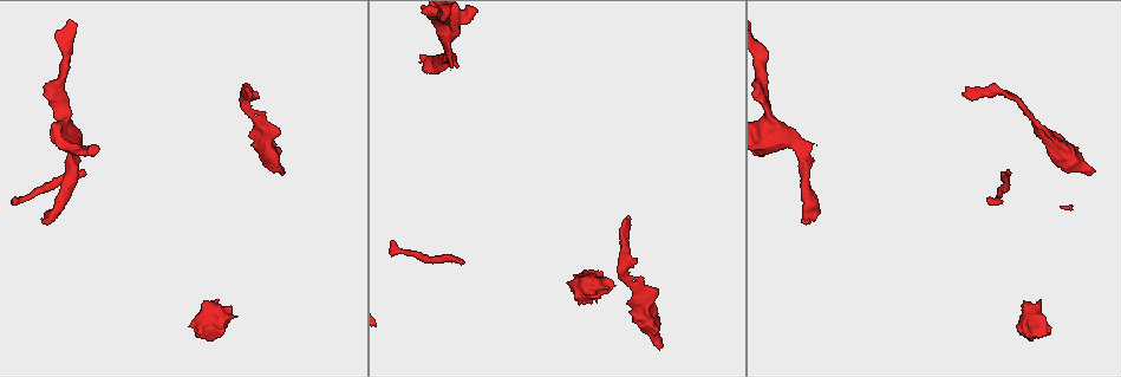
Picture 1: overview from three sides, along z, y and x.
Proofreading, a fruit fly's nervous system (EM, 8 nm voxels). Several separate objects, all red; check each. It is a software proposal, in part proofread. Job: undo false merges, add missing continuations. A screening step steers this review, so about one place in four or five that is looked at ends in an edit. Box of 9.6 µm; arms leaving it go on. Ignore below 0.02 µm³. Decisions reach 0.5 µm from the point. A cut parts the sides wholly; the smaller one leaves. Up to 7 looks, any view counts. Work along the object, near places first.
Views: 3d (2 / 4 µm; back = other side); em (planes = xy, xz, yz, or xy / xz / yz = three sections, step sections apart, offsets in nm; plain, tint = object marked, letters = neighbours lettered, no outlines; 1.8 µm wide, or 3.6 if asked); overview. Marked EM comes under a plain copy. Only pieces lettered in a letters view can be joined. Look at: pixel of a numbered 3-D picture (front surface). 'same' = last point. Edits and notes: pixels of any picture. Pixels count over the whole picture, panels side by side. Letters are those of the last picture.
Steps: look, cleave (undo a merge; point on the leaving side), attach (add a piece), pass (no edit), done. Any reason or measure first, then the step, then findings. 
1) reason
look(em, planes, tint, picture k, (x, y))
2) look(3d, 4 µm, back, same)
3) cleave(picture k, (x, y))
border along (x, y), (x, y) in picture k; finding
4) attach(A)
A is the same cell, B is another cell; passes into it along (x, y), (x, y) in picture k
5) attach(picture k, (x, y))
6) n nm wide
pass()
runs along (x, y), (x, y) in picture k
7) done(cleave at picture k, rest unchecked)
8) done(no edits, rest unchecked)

an open end
look(3d, 2 µm, back, picture 1, (420, 55))

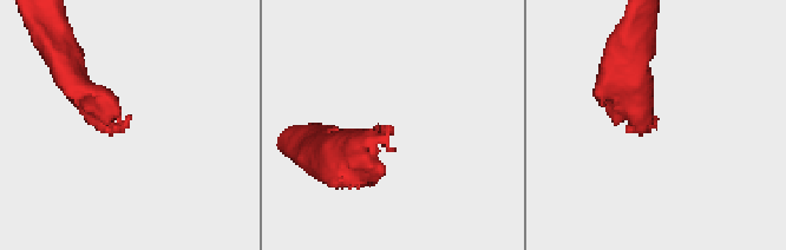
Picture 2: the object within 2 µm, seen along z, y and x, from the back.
look(em, planes, tint, picture 2, (389, 129))

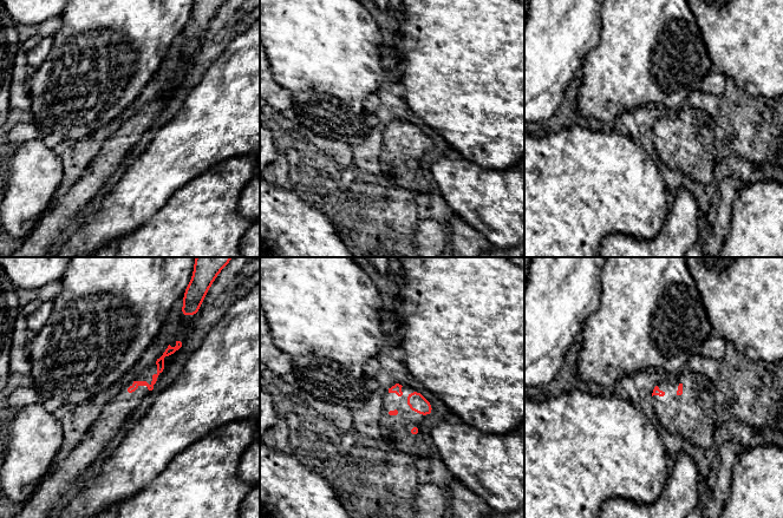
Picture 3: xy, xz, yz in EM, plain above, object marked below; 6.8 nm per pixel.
see the neighbours
look(em, planes, letters, same)

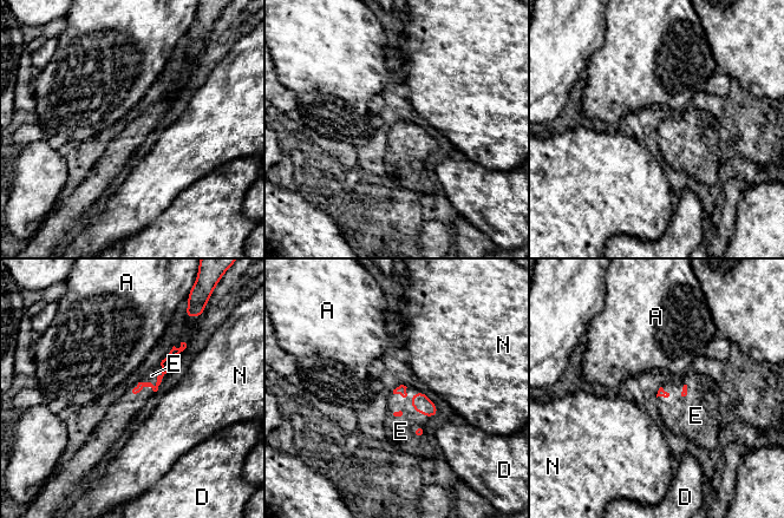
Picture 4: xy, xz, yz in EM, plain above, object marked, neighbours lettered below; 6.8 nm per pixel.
attach(E)
E is the same cell, A, D and N are other cells; passes into it along (134, 391), (152, 385), (151, 375) in picture 4; it goes on there

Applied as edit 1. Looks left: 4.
thick turns thin
look(3d, 4 µm, picture 1, (767, 143))

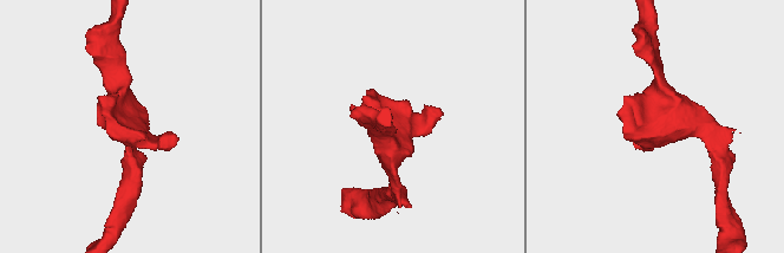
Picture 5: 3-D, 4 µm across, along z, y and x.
now the EM
look(em, yz, step 16, tint, picture 5, (660, 128))

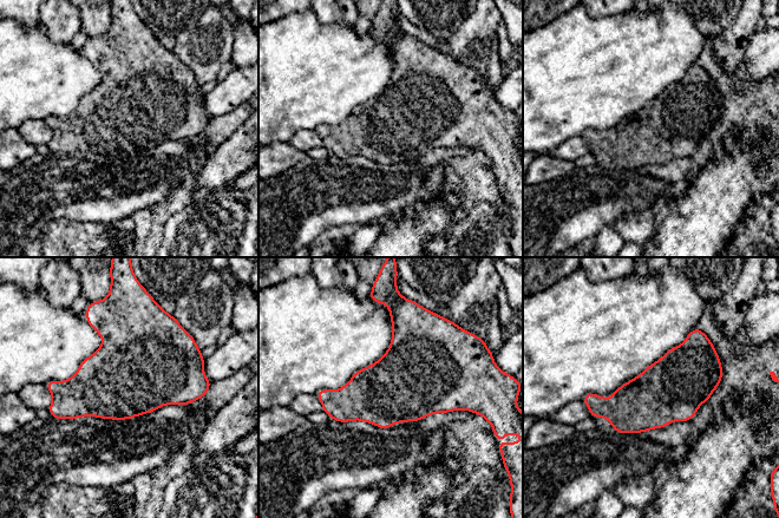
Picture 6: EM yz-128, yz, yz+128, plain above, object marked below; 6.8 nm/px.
look(em, planes, letters, same)

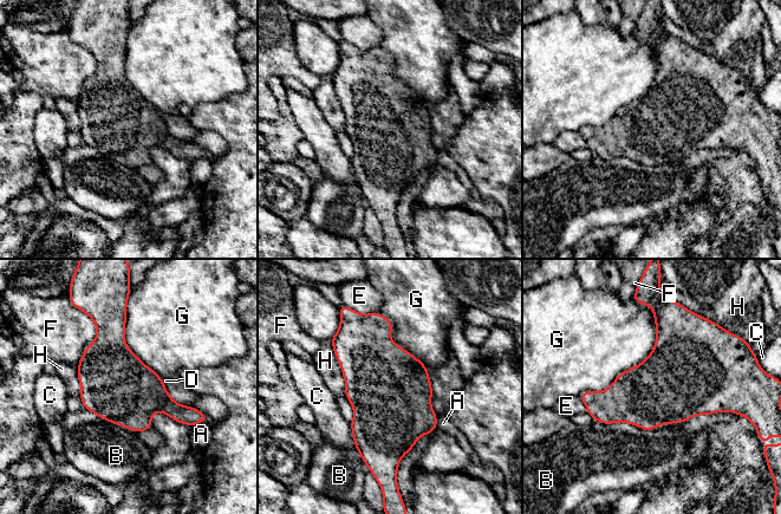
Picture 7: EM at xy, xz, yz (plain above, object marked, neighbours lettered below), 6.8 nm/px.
480 nm wide
pass()
A, B, C, D, E, F, G and H are other cells; border along (653, 310), (651, 352), (579, 396) in picture 7; all the same cell

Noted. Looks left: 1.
branch stops here
look(em, yz, step 4, letters, picture 1, (1093, 169))

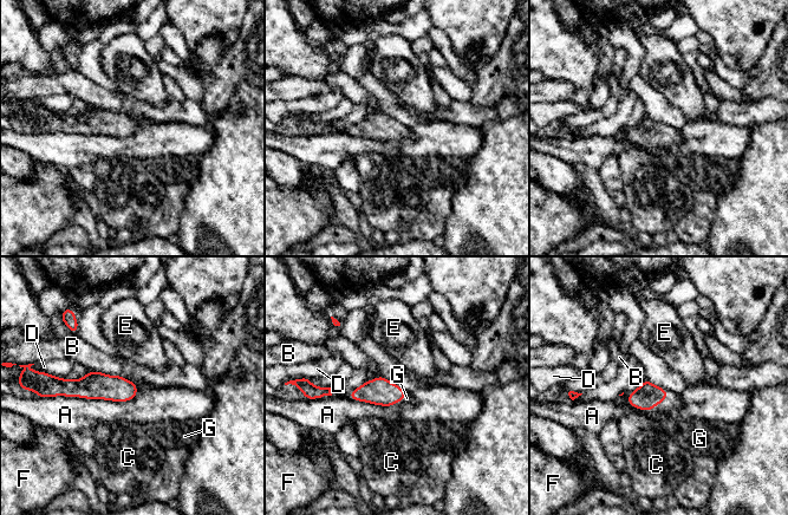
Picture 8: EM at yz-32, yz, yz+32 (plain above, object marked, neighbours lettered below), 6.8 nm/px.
180 nm wide
attach(G)
G is the same cell, A, B, C, D, E and F are other cells; passes into it along (646, 396), (658, 403), (682, 431) in picture 8; it goes on there

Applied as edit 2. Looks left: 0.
done(attach at picture 4, attach at picture 8, rest unchecked)

